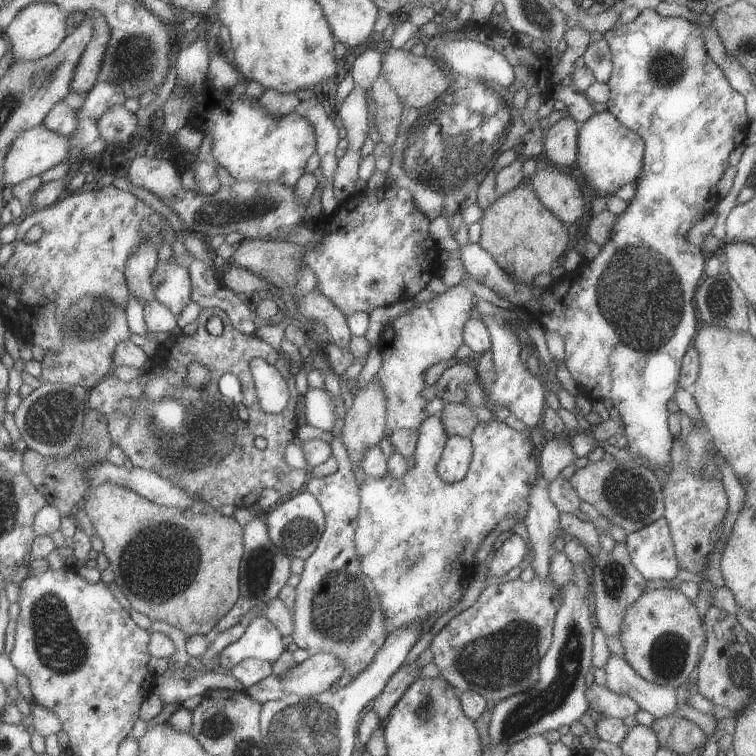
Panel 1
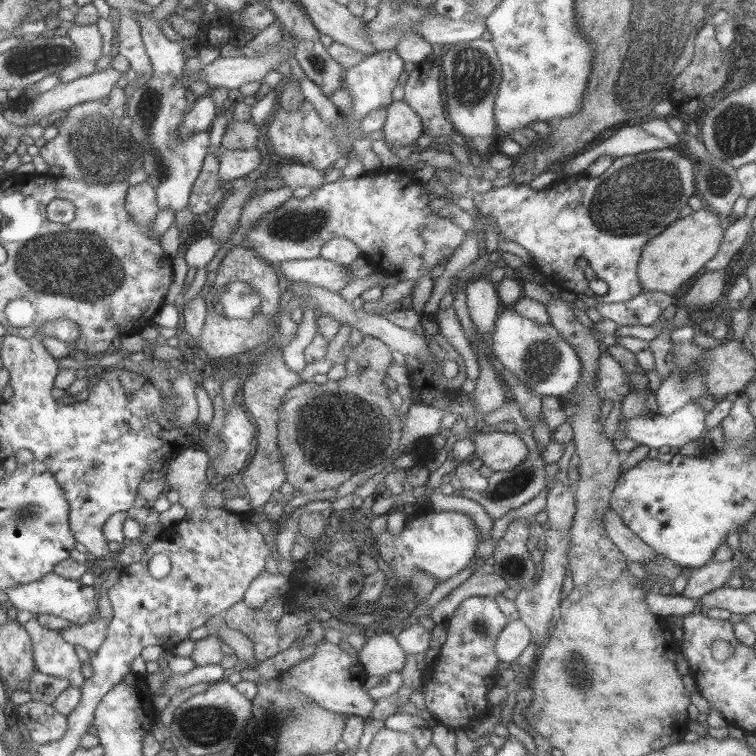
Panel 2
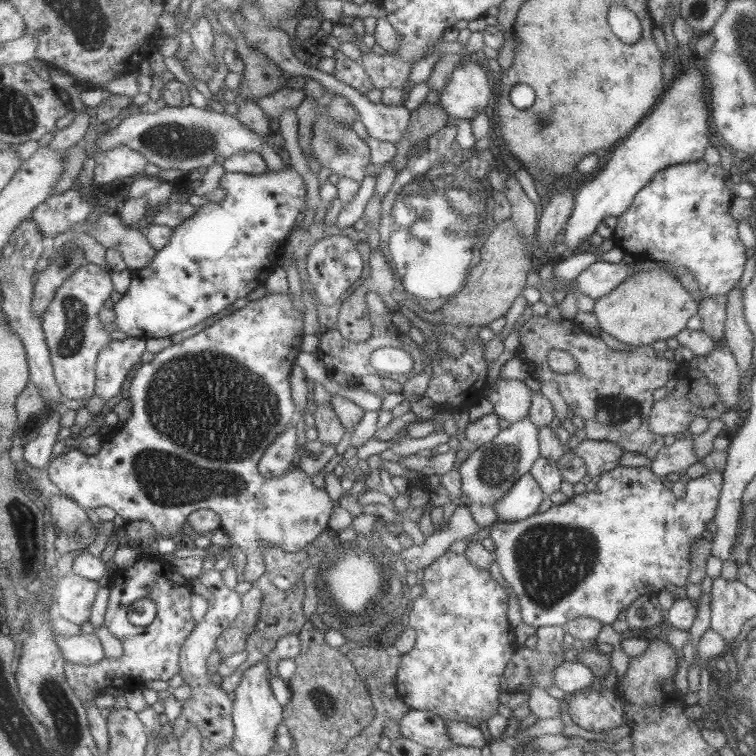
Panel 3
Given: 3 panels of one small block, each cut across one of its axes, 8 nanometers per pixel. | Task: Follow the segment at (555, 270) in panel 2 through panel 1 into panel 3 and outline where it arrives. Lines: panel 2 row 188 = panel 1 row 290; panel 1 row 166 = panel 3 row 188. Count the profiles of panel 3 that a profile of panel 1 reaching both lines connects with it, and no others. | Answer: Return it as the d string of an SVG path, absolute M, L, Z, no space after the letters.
M703 160L674 163L673 166L659 170L645 184L636 196L633 196L629 208L617 216L617 224L611 236L616 247L635 258L654 262L675 264L687 268L698 282L703 297L725 296L731 287L737 284L747 258L747 248L737 236L737 222L729 215L729 205L733 195L725 186L724 170L721 165L707 165Z

